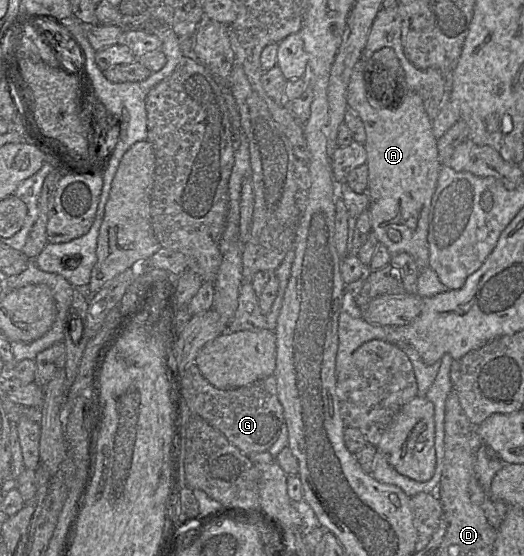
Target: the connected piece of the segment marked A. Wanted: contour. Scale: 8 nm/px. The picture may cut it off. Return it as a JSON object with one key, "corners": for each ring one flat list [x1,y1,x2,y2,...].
{"corners":[[361,59,355,64,346,97,348,108,360,117,366,132,371,232,391,254,410,254,421,271,429,267,429,214,442,167,432,121,416,92,406,92,396,107,377,102,366,87,364,66]]}

